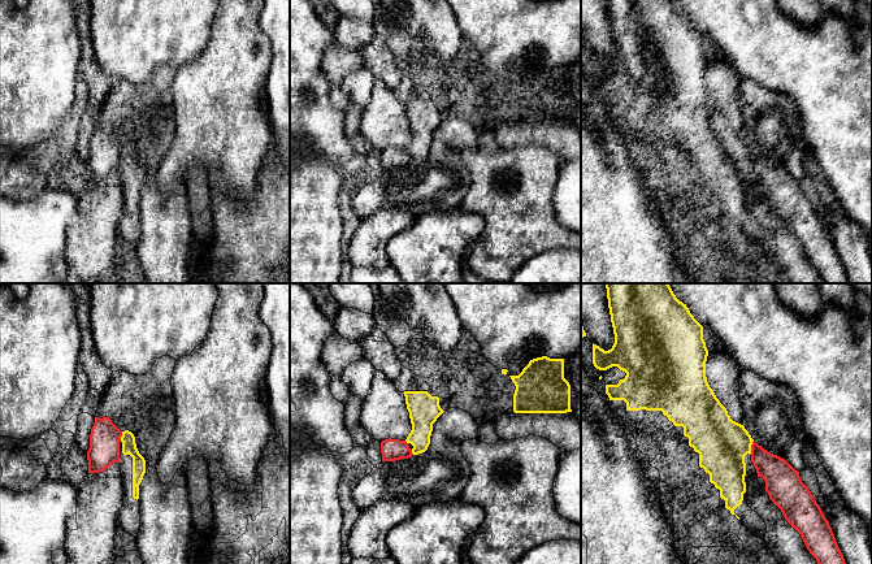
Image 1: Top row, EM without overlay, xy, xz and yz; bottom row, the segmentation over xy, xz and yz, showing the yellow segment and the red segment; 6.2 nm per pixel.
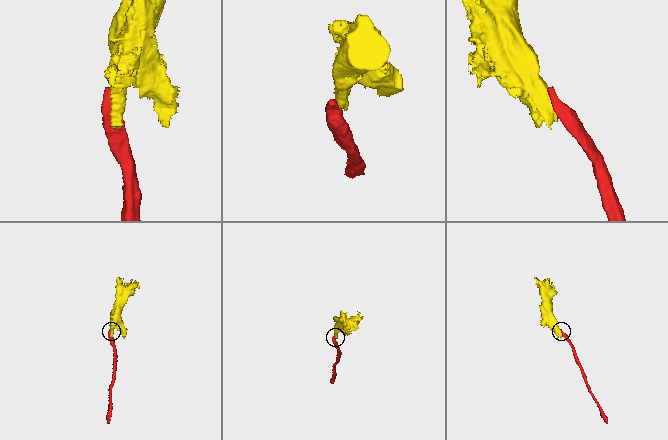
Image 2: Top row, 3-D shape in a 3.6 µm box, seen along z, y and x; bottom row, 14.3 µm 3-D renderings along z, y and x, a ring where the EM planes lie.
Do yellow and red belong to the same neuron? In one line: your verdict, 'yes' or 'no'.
no

